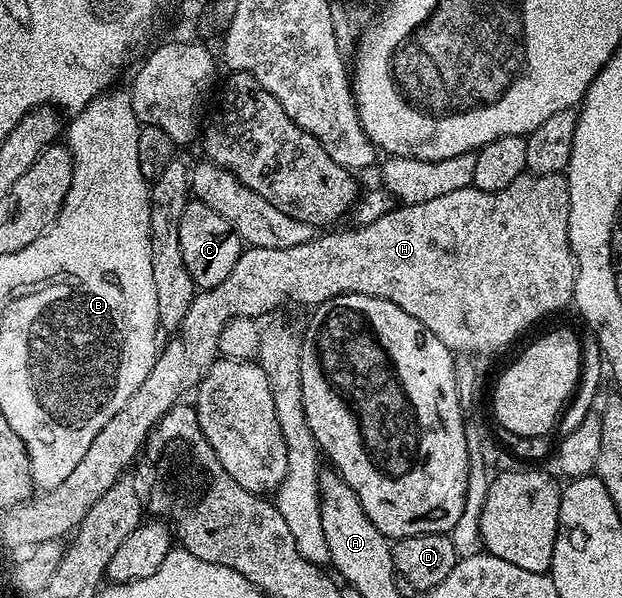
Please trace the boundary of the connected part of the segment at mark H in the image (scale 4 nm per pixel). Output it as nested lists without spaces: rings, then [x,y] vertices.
[[[525,171],[522,175],[518,175],[518,179],[514,179],[514,183],[510,183],[510,187],[502,187],[502,191],[491,193],[490,191],[469,187],[462,191],[453,191],[450,194],[441,195],[439,199],[430,199],[426,203],[401,204],[372,223],[356,225],[351,227],[352,229],[337,228],[335,231],[324,231],[313,238],[312,241],[306,242],[302,246],[295,246],[293,249],[245,248],[241,252],[238,263],[234,263],[234,271],[230,271],[230,275],[226,275],[226,279],[222,279],[222,283],[218,283],[218,287],[201,289],[197,292],[196,297],[190,303],[190,311],[186,311],[186,319],[182,319],[180,324],[178,330],[180,341],[172,341],[165,349],[163,346],[159,350],[154,367],[150,367],[150,375],[146,375],[146,379],[142,382],[142,387],[138,387],[138,391],[134,391],[134,395],[130,395],[126,407],[122,407],[122,411],[118,411],[118,415],[114,415],[110,419],[110,423],[106,423],[106,427],[102,427],[102,431],[98,431],[98,435],[94,435],[94,443],[90,443],[90,447],[86,450],[86,455],[82,455],[78,467],[74,467],[74,471],[70,471],[70,475],[66,475],[66,479],[62,479],[62,483],[58,483],[58,487],[41,492],[39,494],[41,497],[36,495],[24,502],[23,506],[30,511],[30,521],[20,521],[20,525],[16,525],[16,533],[20,533],[26,541],[31,541],[31,543],[46,543],[48,540],[59,541],[67,538],[75,530],[76,526],[82,523],[86,511],[90,511],[90,507],[94,507],[94,503],[98,503],[98,499],[102,499],[102,495],[106,495],[106,491],[110,491],[110,487],[114,487],[114,483],[119,477],[123,477],[129,472],[128,464],[139,453],[142,453],[147,439],[152,434],[156,424],[181,399],[187,398],[184,396],[188,392],[189,396],[199,386],[201,379],[204,378],[204,372],[218,360],[218,335],[222,335],[222,327],[226,327],[226,323],[230,323],[230,319],[235,317],[260,319],[263,313],[268,313],[271,309],[278,308],[287,297],[292,301],[301,301],[302,304],[308,305],[307,307],[315,307],[321,305],[323,301],[340,297],[344,293],[357,293],[358,295],[381,297],[398,307],[402,307],[402,311],[406,311],[406,315],[414,315],[414,319],[418,319],[418,323],[422,323],[422,327],[426,327],[431,333],[438,335],[438,339],[442,339],[444,346],[452,350],[453,354],[477,355],[476,353],[496,353],[499,349],[506,348],[523,329],[530,328],[535,321],[542,320],[547,313],[558,312],[567,301],[569,304],[573,300],[572,292],[576,286],[576,256],[573,255],[570,247],[569,223],[570,191],[568,190],[567,176],[564,173],[538,175],[537,173]]]

